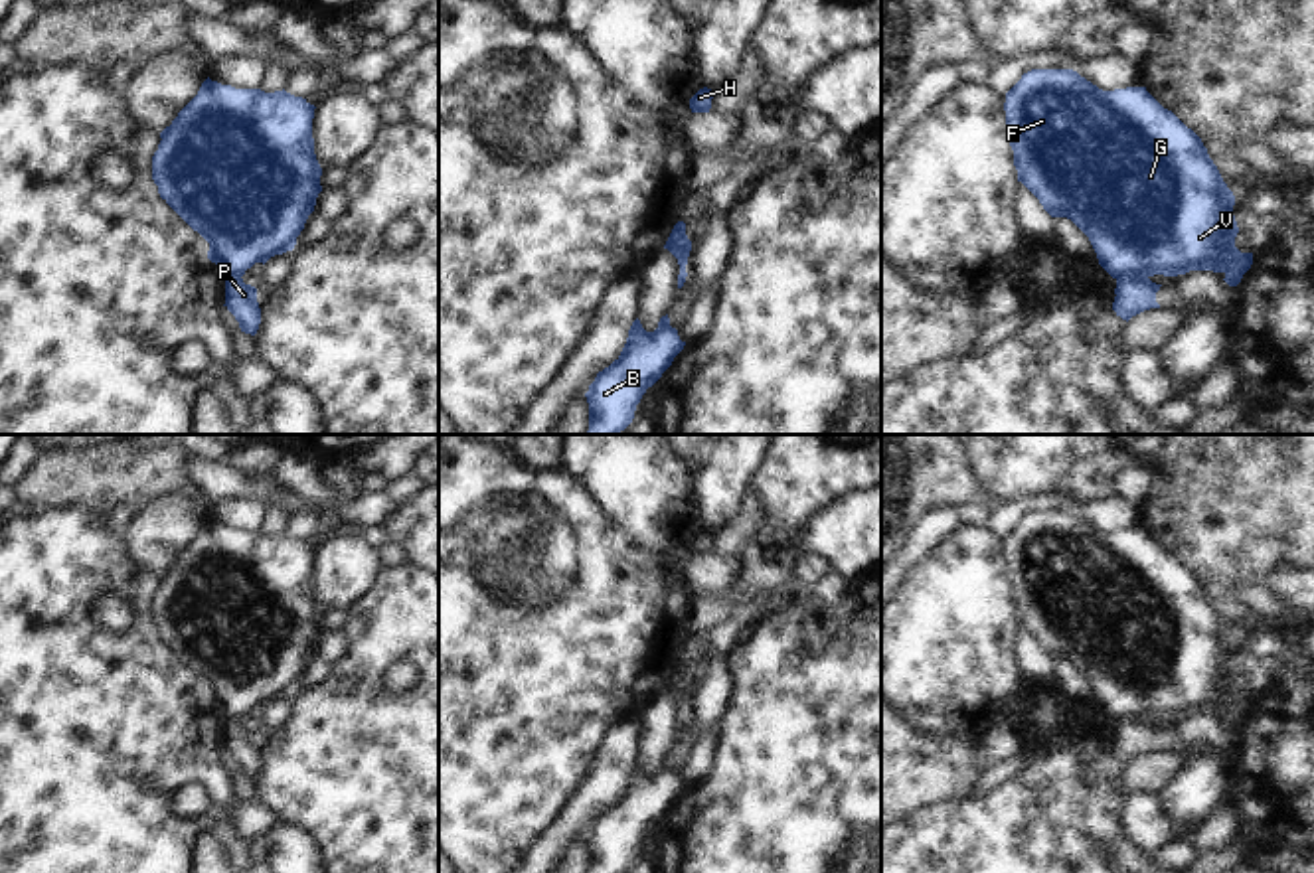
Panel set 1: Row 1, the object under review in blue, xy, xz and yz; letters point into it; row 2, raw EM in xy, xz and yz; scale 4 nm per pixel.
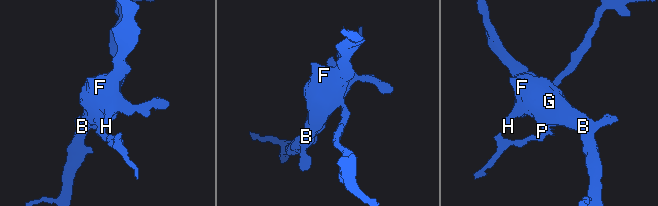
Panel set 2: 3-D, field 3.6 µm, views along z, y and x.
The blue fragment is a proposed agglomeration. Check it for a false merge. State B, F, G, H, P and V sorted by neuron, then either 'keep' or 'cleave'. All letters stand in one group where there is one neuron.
B F G H V / P | cleave

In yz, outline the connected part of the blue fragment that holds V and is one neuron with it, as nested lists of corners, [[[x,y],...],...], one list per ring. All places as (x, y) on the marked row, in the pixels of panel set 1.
[[[1031,69],[1006,93],[1006,134],[1022,182],[1051,217],[1071,219],[1112,277],[1223,273],[1237,286],[1253,253],[1235,247],[1235,196],[1201,138],[1146,87],[1103,91],[1073,69]]]

